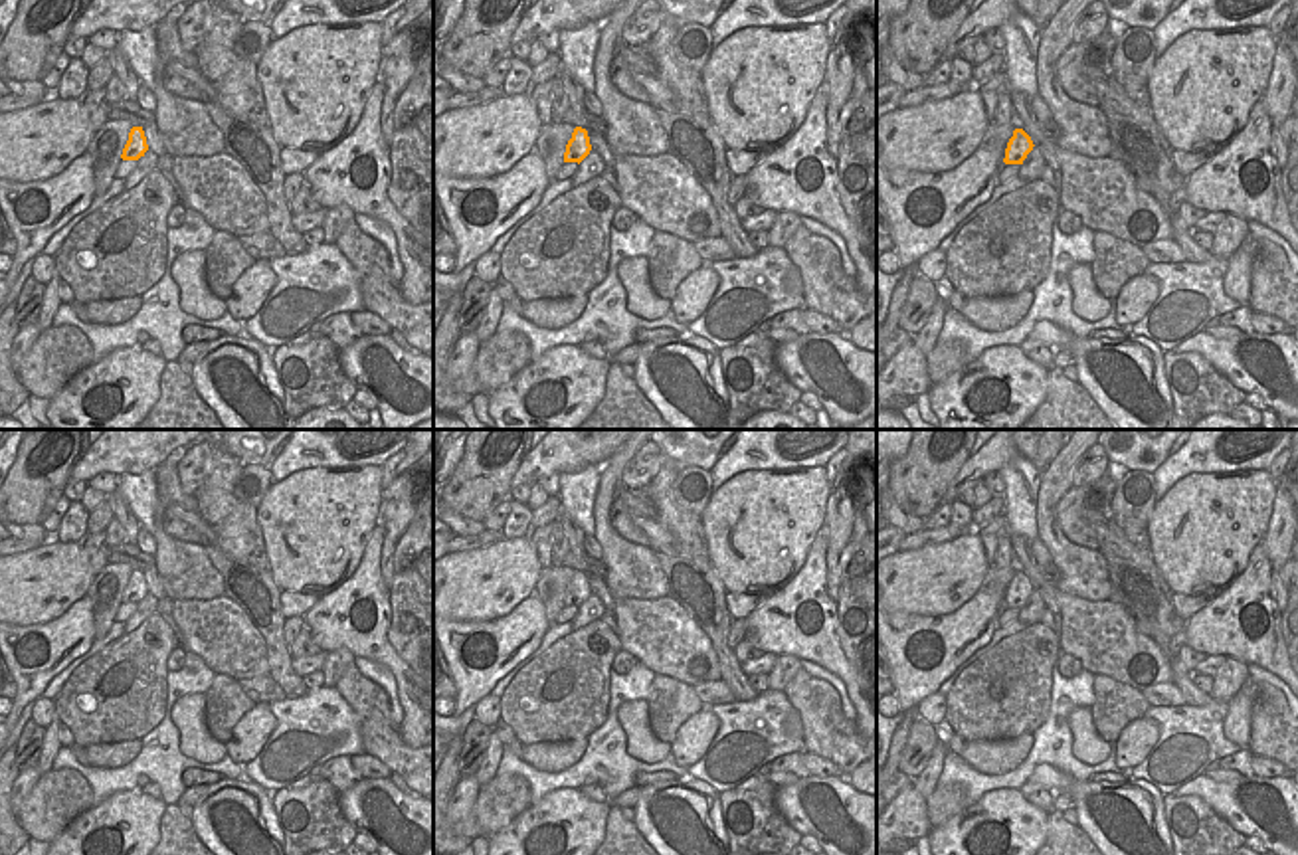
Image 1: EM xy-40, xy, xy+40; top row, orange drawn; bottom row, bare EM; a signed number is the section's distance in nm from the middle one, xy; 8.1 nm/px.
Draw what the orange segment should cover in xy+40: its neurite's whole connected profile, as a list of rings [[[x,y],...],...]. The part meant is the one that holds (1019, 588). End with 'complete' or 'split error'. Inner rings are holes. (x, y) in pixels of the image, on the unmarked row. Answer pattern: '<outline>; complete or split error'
[[[1015,572],[1013,580],[1007,586],[1003,606],[1005,608],[1023,608],[1023,604],[1033,594],[1033,590],[1035,588],[1033,588],[1031,580],[1023,572]]]; complete

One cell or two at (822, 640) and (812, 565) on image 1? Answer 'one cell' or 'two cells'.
one cell

